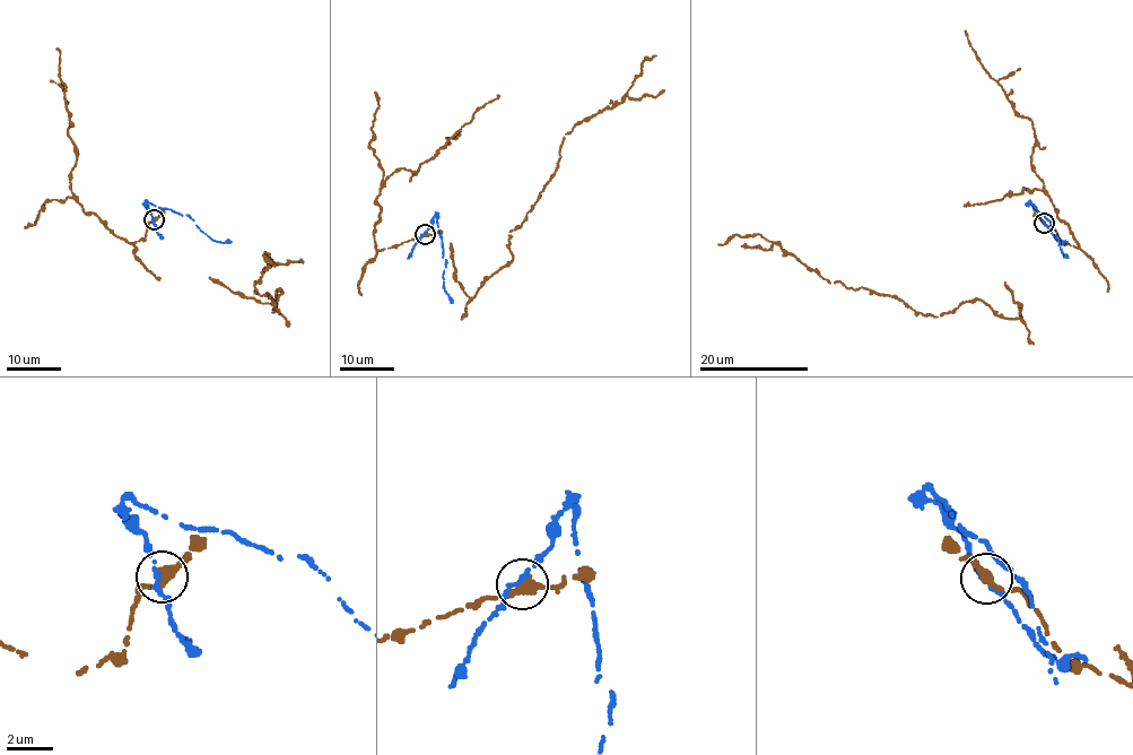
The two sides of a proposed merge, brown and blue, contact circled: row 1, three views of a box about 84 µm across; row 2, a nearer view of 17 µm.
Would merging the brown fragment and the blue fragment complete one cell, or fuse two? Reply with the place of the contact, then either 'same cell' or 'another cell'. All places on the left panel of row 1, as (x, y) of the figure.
place (154, 219); another cell

